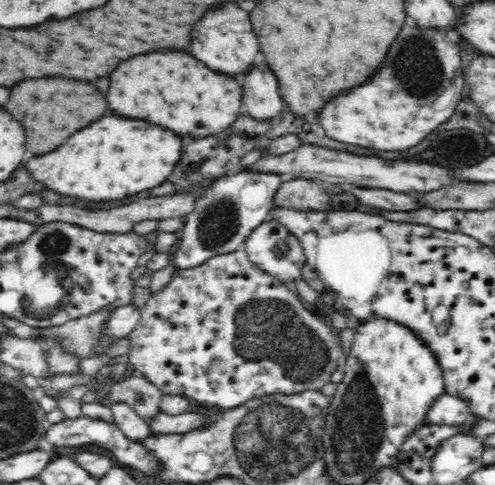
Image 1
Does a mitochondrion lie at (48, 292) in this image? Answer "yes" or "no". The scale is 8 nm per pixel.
yes

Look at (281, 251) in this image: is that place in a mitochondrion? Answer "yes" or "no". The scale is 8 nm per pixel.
no

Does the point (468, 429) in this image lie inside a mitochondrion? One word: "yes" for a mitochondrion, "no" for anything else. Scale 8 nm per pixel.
no

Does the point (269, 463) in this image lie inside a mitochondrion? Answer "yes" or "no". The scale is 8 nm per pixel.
yes

